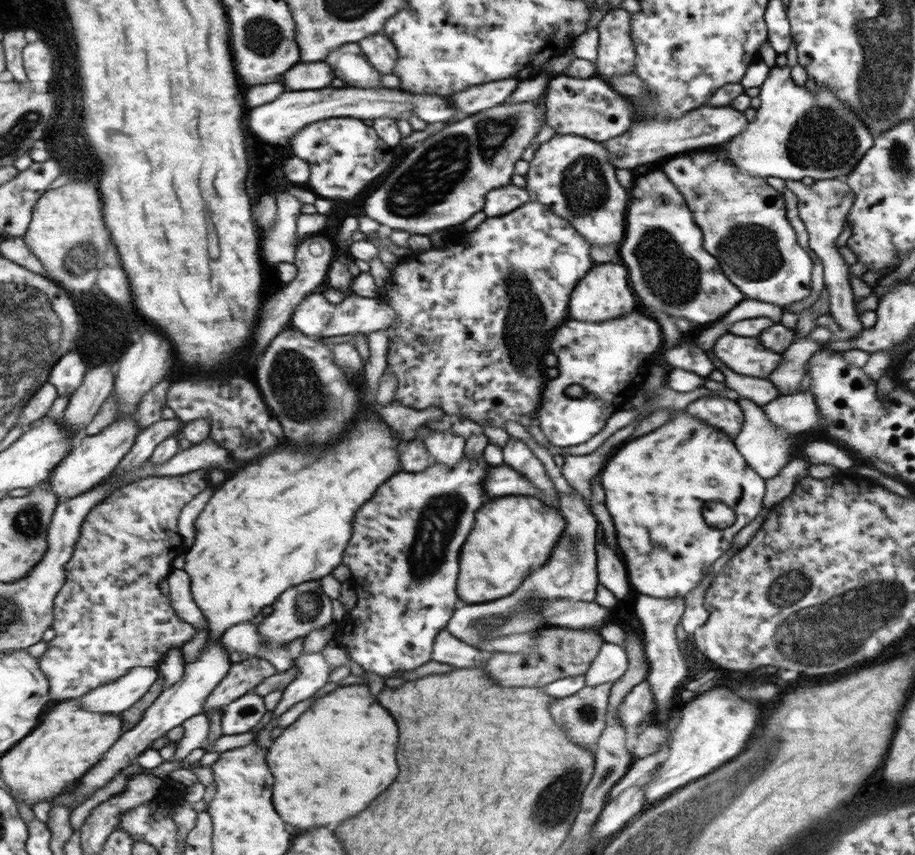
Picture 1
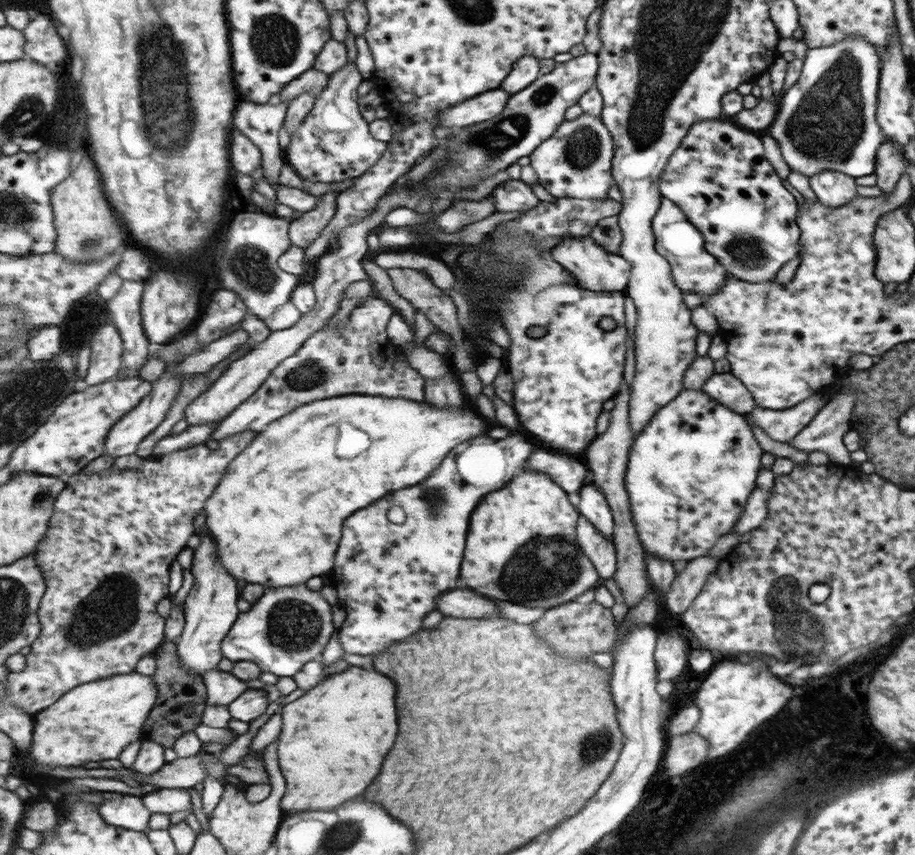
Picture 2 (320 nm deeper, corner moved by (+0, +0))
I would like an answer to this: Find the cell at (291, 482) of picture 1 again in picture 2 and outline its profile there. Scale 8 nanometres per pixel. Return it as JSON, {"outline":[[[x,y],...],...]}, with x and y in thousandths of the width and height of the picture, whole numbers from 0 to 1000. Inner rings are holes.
{"outline":[[[395,461],[346,468],[322,477],[282,508],[250,544],[247,557],[224,592],[227,619],[242,636],[242,660],[274,683],[322,685],[343,674],[363,670],[377,608],[425,575],[460,566],[503,519],[528,510],[536,494],[510,477],[478,477],[445,465]]]}

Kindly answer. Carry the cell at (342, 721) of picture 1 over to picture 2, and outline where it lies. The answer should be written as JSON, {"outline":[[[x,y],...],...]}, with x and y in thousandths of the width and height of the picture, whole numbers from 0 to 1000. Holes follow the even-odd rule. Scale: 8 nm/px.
{"outline":[[[384,779],[373,788],[356,792],[346,805],[334,808],[309,826],[307,834],[310,846],[304,865],[304,885],[307,901],[314,910],[314,926],[308,933],[308,946],[313,953],[329,947],[364,947],[370,940],[395,931],[408,917],[408,912],[416,905],[419,891],[436,858],[432,812],[434,802],[421,787],[410,781],[400,784]]]}

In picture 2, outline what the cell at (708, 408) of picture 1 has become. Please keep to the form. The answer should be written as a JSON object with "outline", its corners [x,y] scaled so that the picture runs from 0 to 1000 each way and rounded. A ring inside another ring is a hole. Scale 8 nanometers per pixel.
{"outline":[[[798,436],[783,437],[775,440],[766,457],[775,465],[786,469],[797,478],[807,483],[816,484],[826,473],[821,467],[810,447],[802,442]]]}

